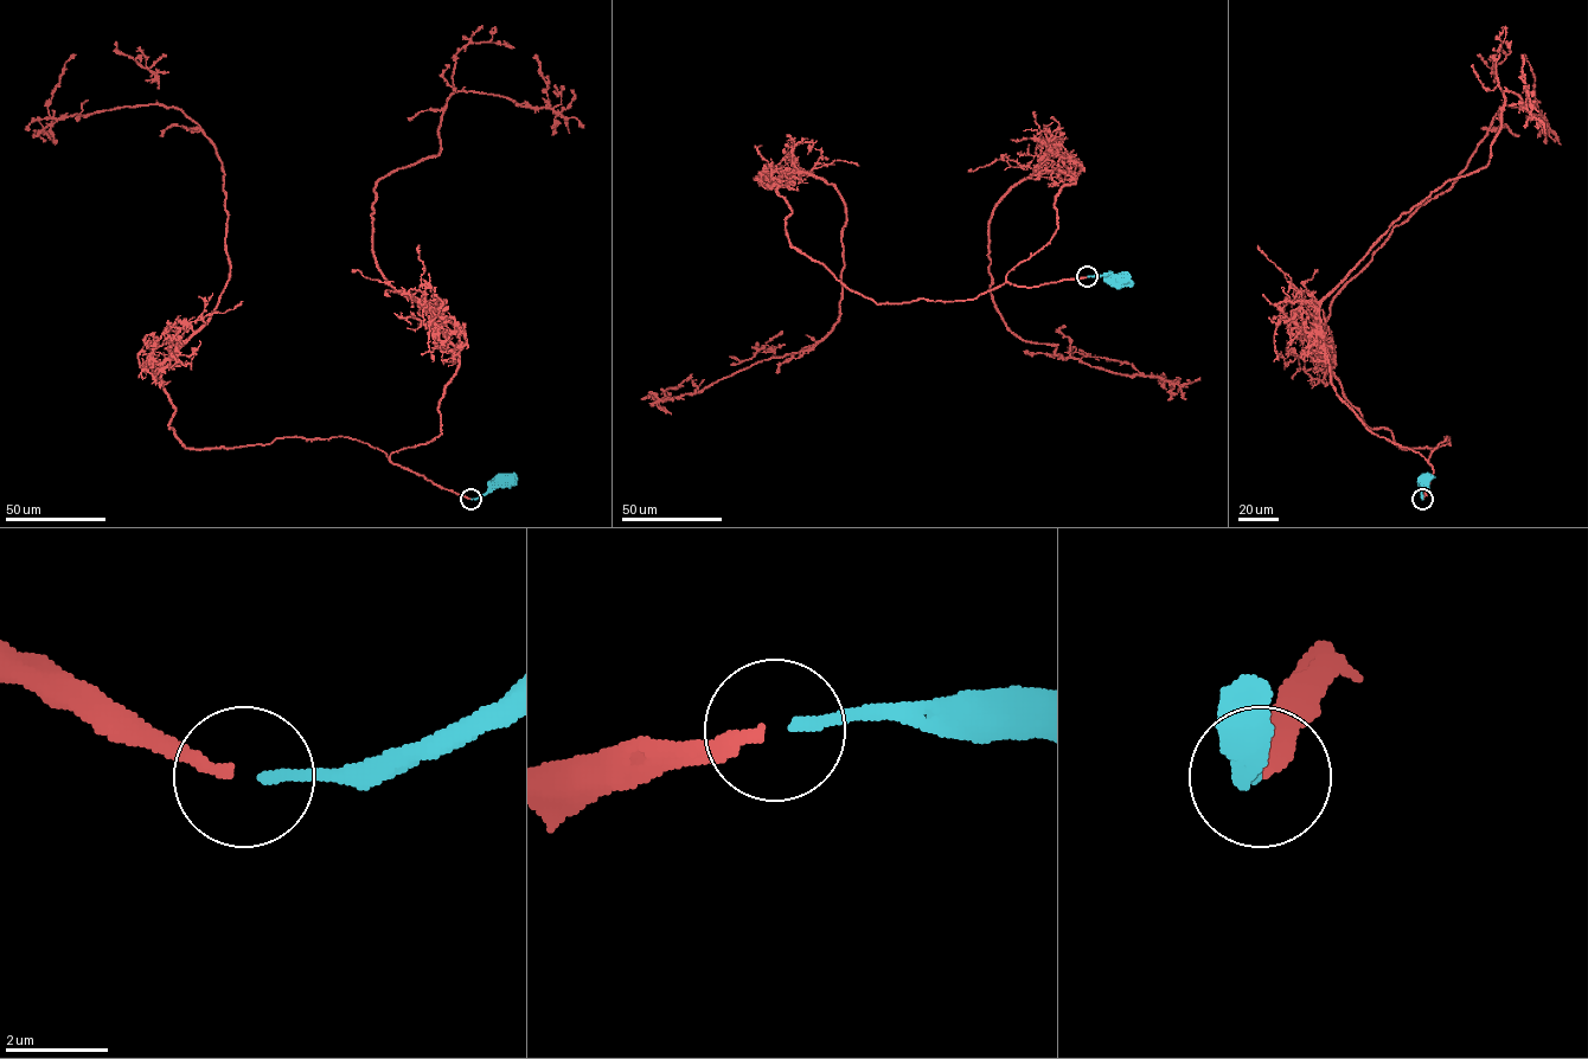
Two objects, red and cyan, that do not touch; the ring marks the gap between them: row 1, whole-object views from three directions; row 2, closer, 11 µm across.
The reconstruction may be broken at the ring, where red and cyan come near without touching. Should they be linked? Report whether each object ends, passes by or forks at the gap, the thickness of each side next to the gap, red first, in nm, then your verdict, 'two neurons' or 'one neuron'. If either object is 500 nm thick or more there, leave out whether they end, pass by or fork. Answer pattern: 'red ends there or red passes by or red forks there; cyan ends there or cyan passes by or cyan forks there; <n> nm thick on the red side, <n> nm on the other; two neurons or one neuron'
red ends there; cyan ends there; 240 nm thick on the red side, 220 nm on the other; one neuron

